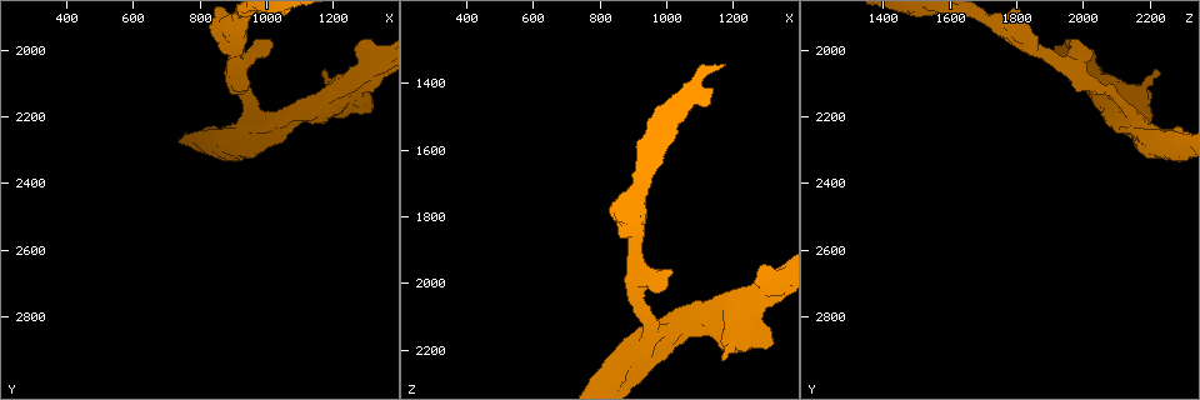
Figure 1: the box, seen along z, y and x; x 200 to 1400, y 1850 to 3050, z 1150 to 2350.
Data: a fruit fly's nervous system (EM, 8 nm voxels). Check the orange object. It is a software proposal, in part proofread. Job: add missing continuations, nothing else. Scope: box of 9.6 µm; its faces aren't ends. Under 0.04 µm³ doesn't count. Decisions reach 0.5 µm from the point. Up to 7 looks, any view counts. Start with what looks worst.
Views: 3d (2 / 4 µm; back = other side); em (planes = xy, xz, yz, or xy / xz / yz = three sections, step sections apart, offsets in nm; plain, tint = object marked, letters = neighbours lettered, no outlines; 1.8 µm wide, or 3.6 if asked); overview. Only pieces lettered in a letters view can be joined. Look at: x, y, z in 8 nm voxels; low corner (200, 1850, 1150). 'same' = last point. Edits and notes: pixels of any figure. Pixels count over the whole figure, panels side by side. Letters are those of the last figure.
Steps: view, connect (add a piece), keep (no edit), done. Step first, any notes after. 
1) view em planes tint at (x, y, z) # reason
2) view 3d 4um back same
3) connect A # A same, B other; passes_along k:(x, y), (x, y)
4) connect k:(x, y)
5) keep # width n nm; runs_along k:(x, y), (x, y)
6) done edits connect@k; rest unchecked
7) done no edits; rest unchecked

view em xz step 4 letters at (1160, 2080, 2230) # free end

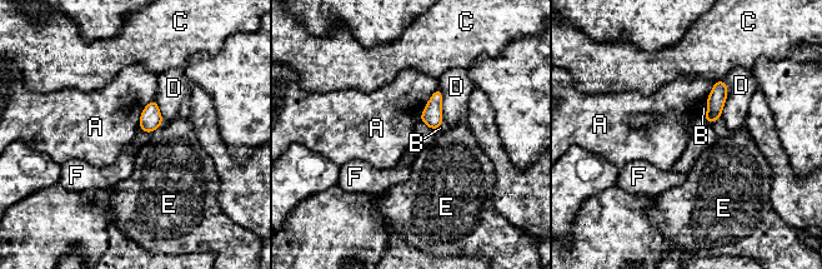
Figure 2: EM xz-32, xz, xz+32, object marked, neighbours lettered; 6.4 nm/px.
keep # longest_contact D 260 nm; A other, B other, C other, D other, E other, F other; border 2:(437, 86), (419, 119); none of them fits

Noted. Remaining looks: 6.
view em planes letters at (860, 1940, 1800) # abrupt turn

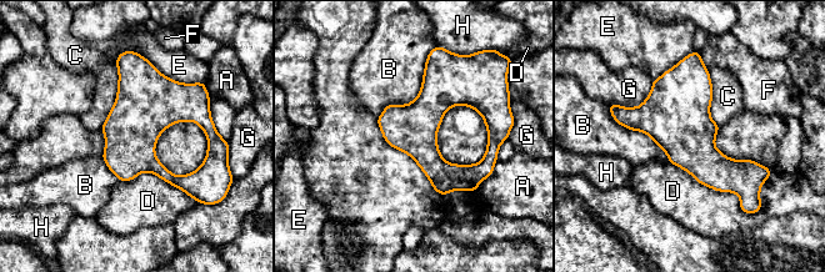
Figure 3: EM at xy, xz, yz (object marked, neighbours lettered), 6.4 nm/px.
keep # width 320 nm; A other, B other, C other, D other, E other, F other, G other, H other; runs_along 3:(428, 66), (428, 152), (471, 187); none of them fits

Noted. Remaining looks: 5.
view 3d 4um back at (1010, 2220, 2130) # abrupt turn

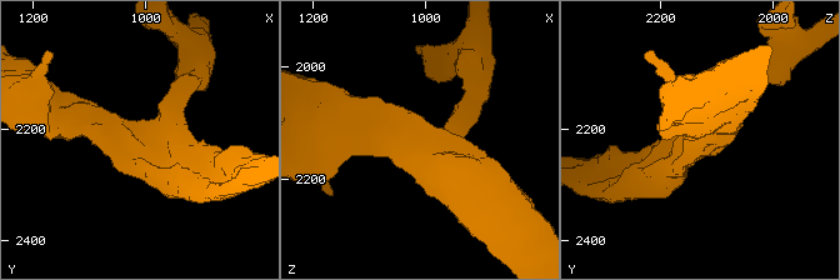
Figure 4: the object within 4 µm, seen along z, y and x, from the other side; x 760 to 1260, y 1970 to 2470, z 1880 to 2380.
view em xz step 4 tint at (1020, 2230, 2140)

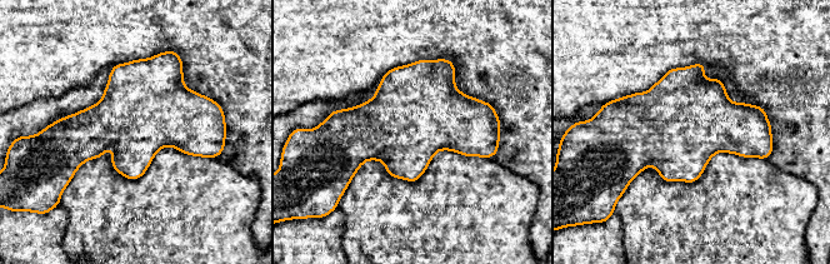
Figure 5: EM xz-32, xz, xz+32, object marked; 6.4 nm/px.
view em xz step 4 letters same # what lies round it

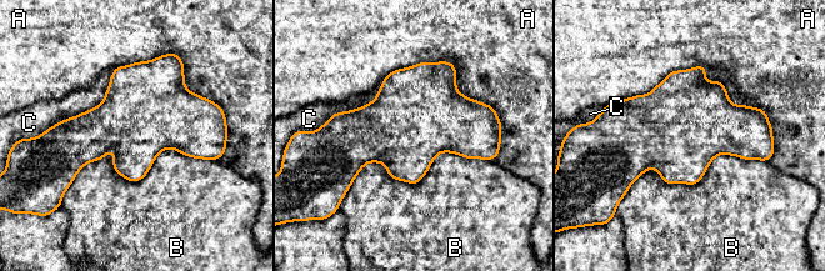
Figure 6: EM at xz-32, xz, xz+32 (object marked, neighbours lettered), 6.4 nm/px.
keep # longest_contact A 1100 nm; A other, B other, C other; border 6:(216, 159), (66, 189); no lettered piece goes on from it

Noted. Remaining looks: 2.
done no edits; rest unchecked

